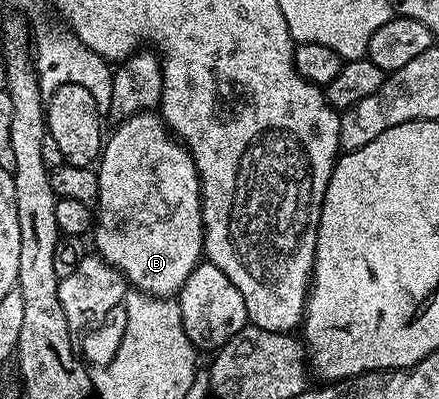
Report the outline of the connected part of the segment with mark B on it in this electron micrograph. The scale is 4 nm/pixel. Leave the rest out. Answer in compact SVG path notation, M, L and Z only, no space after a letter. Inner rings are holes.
M142 111L133 117L122 120L115 132L106 136L103 150L97 160L97 174L99 177L99 201L97 210L93 215L93 236L95 235L94 250L109 265L113 265L127 280L134 290L143 291L147 295L157 295L160 297L178 296L179 290L185 285L189 273L204 258L203 254L203 210L201 209L201 185L199 184L199 170L193 161L193 157L188 153L186 147L171 134L167 124L164 123L162 114L155 111Z

